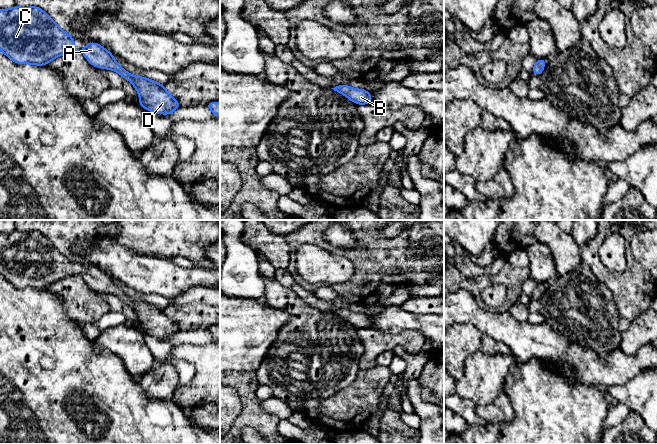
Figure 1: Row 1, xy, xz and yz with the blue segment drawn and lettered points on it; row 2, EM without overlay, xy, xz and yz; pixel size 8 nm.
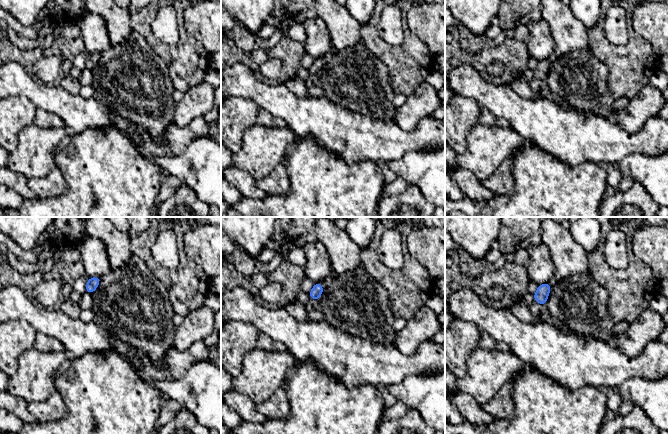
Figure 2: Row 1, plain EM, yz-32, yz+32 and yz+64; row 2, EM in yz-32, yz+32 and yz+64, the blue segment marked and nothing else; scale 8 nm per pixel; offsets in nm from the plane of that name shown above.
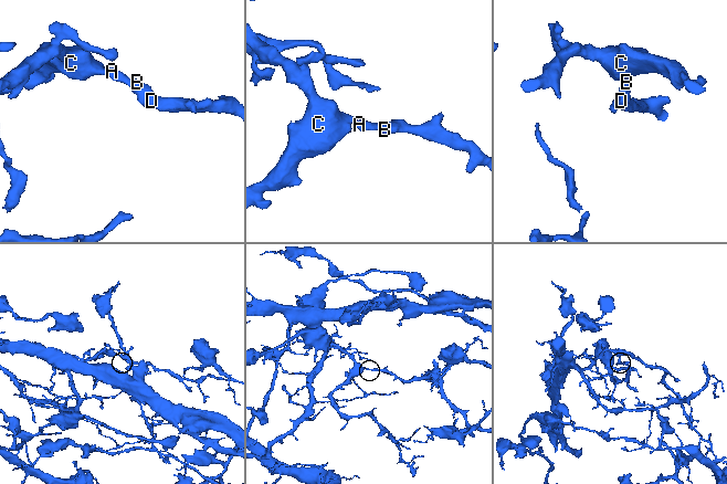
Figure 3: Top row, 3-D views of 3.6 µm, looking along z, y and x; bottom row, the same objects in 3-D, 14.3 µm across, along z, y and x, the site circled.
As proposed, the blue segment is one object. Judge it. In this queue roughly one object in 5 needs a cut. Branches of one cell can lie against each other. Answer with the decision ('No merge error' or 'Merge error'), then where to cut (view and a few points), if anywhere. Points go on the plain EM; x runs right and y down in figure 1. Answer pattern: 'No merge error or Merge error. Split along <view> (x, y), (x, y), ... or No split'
No merge error. No split

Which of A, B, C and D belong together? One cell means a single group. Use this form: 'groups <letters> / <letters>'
groups A B C D

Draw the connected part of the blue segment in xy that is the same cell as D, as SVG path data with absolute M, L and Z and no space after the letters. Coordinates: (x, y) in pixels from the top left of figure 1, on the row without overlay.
M14 230L11 233L0 234L0 275L17 288L37 290L49 288L56 281L78 275L94 291L118 296L120 300L132 307L138 316L139 328L144 333L157 338L170 339L182 330L166 315L165 310L146 301L133 300L127 296L115 285L113 278L98 267L87 267L84 273L77 273L74 261L62 254L44 234L36 230L27 232Z

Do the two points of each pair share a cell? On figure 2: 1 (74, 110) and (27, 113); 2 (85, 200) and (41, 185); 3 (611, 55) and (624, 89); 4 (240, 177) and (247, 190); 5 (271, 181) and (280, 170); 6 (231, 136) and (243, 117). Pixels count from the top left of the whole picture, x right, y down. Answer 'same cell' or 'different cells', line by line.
1: different cells
2: different cells
3: same cell
4: same cell
5: same cell
6: same cell

